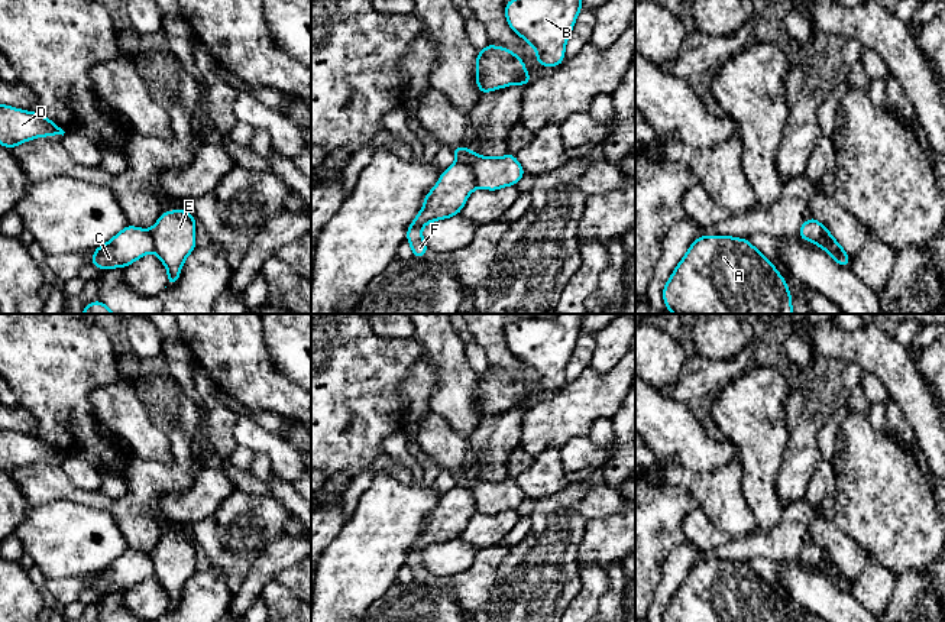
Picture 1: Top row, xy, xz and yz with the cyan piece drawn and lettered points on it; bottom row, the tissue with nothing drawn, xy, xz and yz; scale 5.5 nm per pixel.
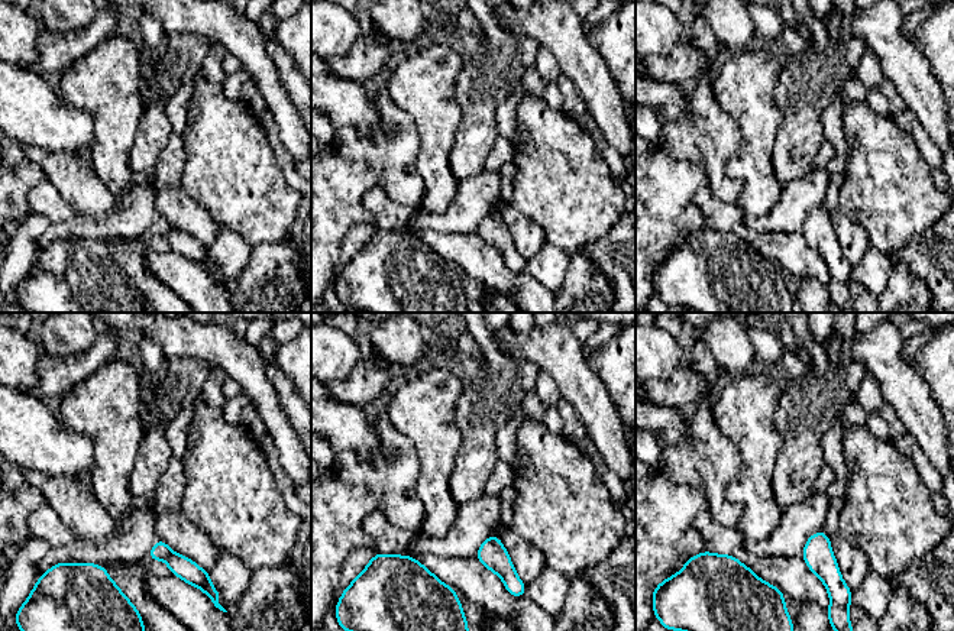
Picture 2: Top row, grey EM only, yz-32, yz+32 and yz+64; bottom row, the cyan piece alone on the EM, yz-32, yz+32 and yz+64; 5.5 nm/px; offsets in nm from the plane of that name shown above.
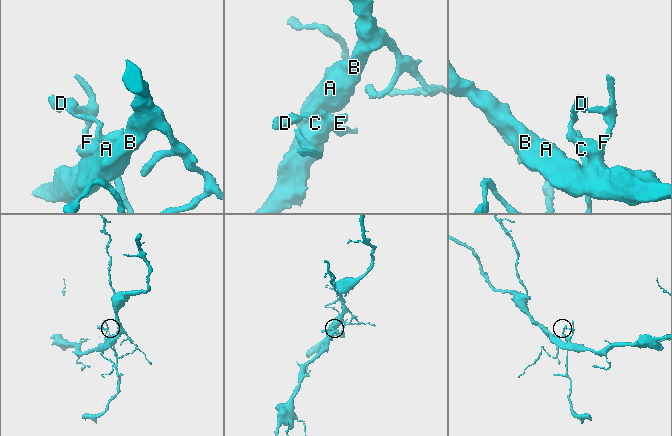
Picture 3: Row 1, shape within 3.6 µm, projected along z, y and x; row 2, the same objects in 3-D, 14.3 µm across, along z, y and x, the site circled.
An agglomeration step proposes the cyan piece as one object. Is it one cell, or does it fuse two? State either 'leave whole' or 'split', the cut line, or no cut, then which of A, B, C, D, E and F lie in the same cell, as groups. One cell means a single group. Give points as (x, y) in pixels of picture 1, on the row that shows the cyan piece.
split; cut in xz along (458, 164), (466, 165), (473, 172), (478, 185); A B C F / D E

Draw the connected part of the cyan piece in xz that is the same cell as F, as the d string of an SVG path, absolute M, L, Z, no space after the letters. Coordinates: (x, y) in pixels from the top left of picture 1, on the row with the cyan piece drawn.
M454 165L441 172L438 182L424 198L423 210L407 230L407 242L415 259L423 259L428 250L421 237L421 229L430 221L459 216L476 187L476 175L467 166Z

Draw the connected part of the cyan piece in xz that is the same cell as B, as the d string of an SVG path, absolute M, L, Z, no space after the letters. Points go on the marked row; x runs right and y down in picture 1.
M509 0L508 26L537 49L537 62L559 67L564 45L582 9L582 0Z

